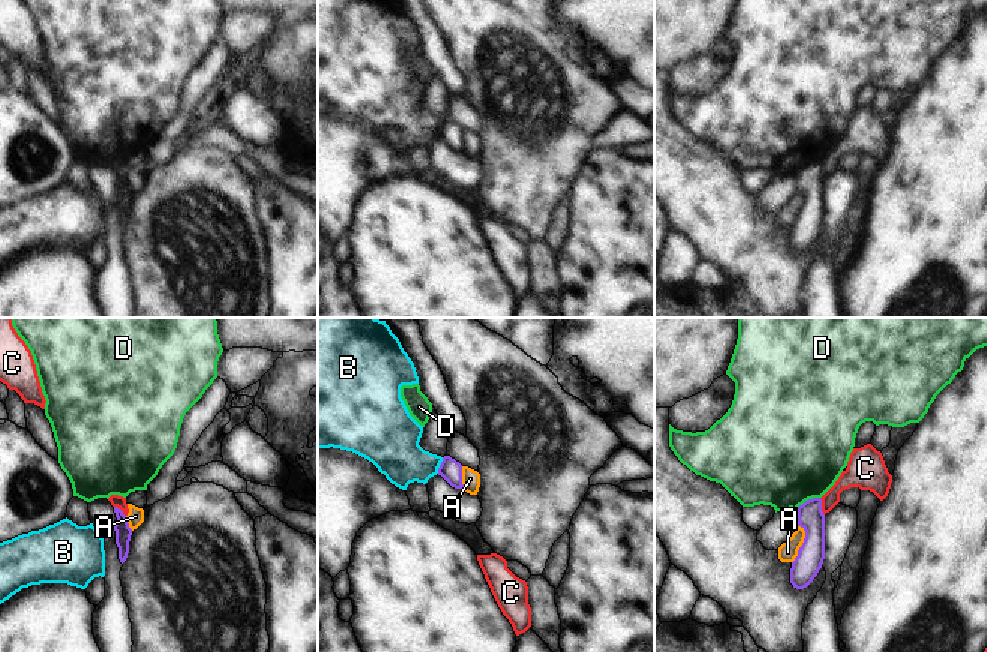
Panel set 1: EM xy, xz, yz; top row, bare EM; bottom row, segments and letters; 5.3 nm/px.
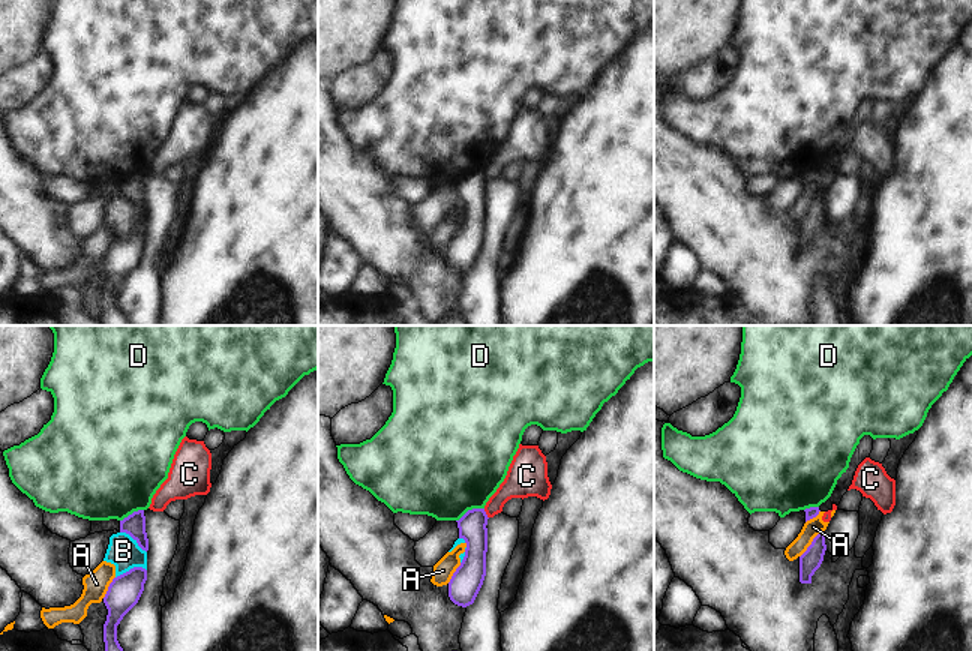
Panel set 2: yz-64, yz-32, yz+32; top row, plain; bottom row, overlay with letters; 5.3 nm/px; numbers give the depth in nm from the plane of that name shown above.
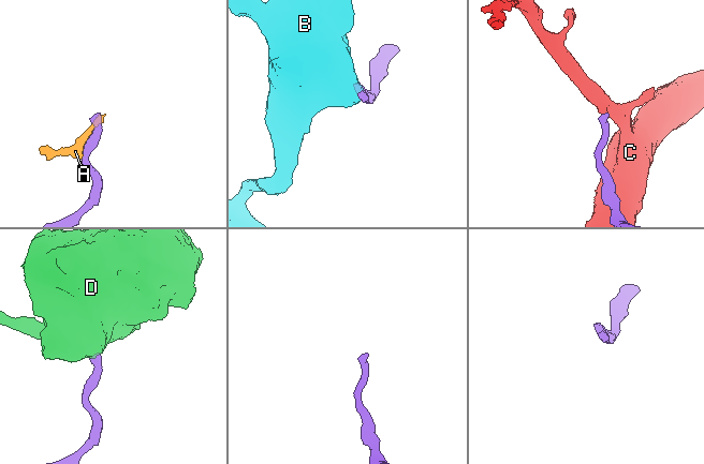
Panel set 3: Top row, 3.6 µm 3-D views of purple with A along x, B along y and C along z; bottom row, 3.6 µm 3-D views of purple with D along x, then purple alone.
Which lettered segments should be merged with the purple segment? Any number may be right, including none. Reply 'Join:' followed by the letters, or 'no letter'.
Join: no letter

